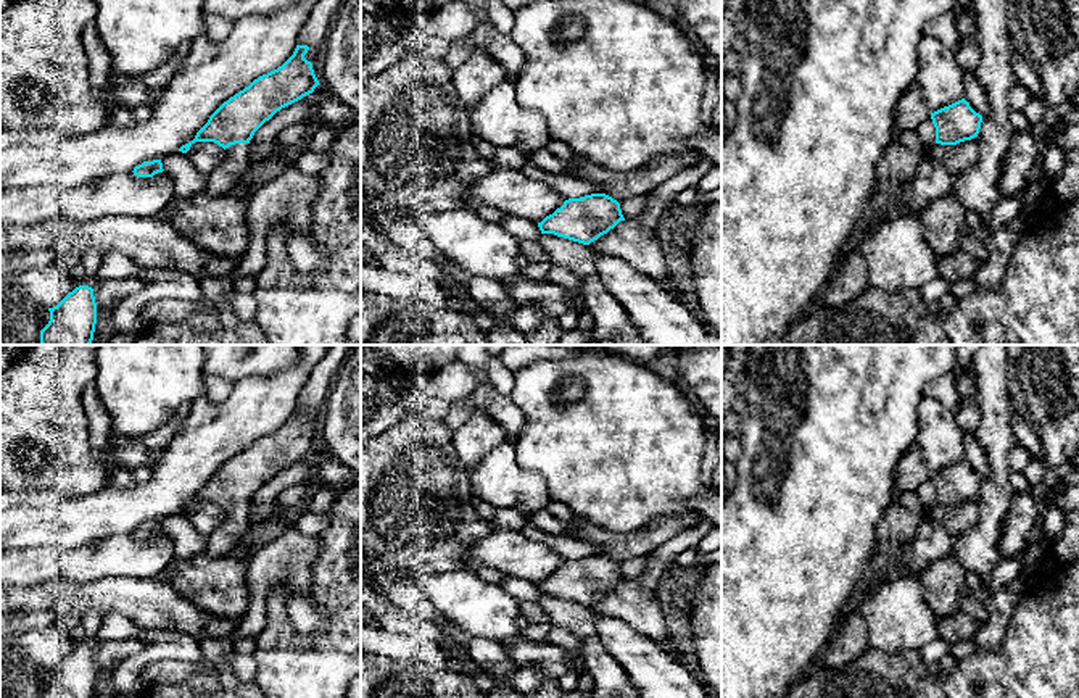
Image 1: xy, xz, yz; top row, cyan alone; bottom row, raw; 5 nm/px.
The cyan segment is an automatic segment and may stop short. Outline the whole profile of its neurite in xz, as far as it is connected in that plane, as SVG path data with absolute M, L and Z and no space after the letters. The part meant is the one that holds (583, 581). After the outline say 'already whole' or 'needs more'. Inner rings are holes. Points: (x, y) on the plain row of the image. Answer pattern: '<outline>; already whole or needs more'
M591 555L568 559L538 588L541 595L554 595L583 606L589 606L601 596L625 582L620 564L606 555Z; already whole

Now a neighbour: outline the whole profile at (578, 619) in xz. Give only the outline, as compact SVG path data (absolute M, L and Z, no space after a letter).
M541 595L538 605L552 625L560 625L583 638L597 637L596 614L589 606L557 598L554 595Z

